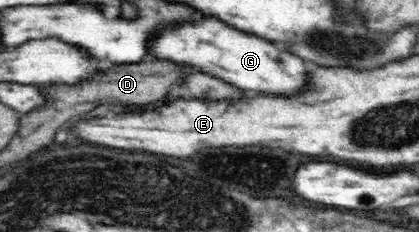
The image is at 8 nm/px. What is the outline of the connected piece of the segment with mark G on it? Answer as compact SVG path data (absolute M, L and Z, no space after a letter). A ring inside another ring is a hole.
M206 17L200 23L184 21L172 29L160 29L153 37L148 48L154 61L192 66L244 91L282 91L286 95L286 91L298 91L302 79L306 79L300 57L278 51L270 41L232 29L216 17Z

